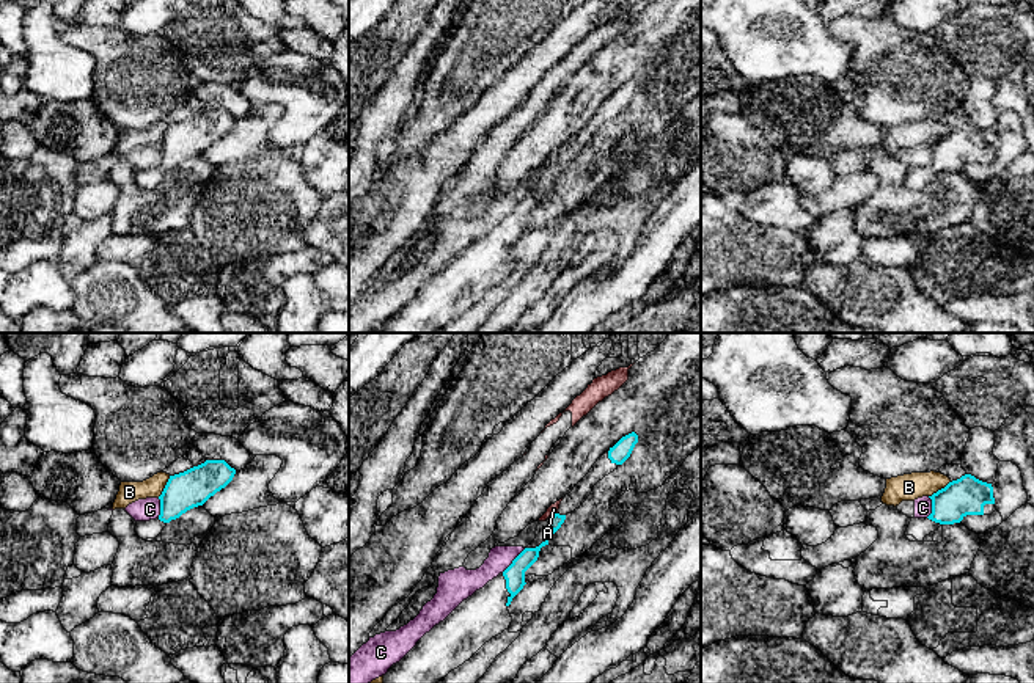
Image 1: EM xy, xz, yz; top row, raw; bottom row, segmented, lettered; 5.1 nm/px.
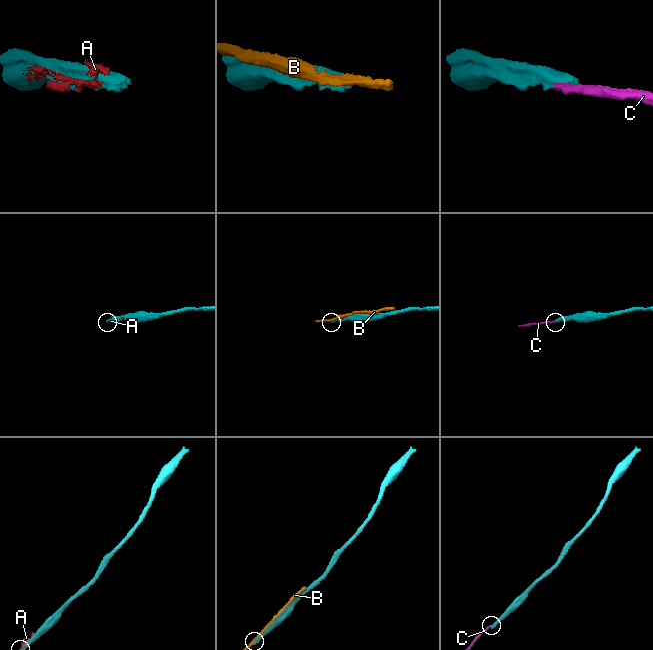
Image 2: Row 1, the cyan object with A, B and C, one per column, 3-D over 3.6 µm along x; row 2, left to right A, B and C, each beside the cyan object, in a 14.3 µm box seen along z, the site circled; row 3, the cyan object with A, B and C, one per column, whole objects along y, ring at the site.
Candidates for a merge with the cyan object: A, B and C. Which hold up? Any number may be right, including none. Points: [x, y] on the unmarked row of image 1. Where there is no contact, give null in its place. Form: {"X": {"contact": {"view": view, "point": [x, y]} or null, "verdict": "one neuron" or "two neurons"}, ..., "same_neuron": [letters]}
{"A": {"contact": {"view": "xz", "point": [555, 162]}, "verdict": "two neurons"}, "B": {"contact": {"view": "xy", "point": [165, 135]}, "verdict": "two neurons"}, "C": {"contact": {"view": "xz", "point": [513, 209]}, "verdict": "two neurons"}, "same_neuron": []}

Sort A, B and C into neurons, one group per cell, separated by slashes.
A C / B

